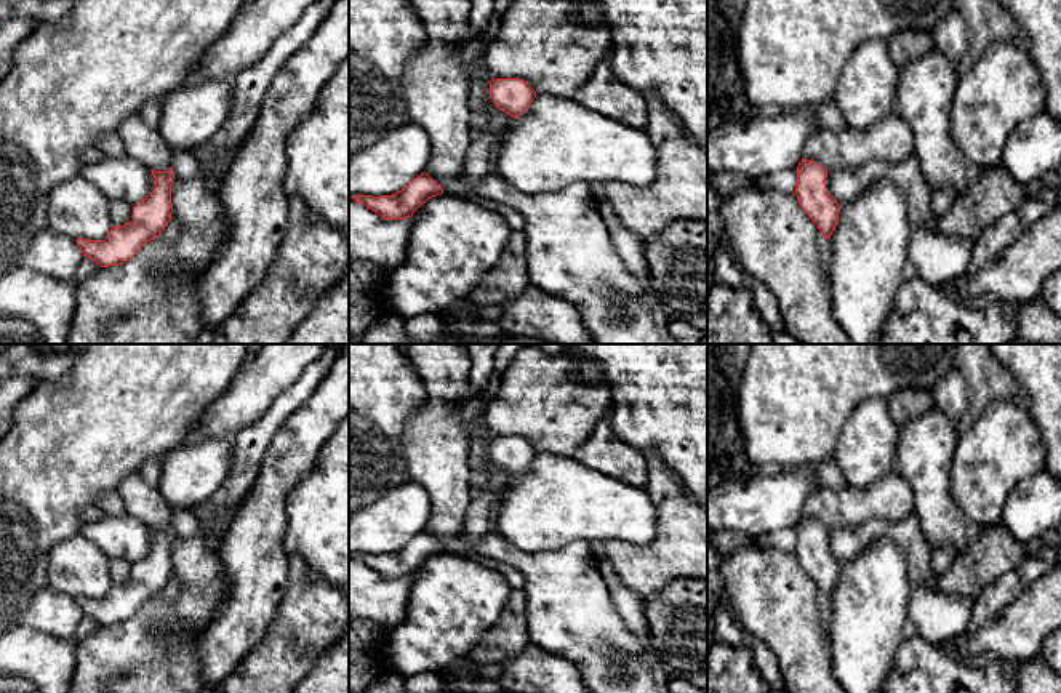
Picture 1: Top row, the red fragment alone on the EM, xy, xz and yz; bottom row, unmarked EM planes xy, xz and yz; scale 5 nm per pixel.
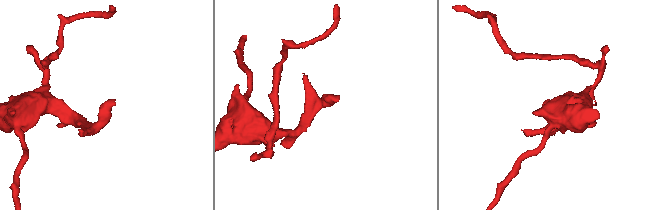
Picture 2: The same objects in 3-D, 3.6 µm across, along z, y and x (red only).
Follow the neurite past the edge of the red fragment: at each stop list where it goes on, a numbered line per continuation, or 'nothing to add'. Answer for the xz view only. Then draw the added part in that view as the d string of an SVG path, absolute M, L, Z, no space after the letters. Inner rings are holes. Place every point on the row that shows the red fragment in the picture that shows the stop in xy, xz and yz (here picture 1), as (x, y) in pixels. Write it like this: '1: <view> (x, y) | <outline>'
nothing to add

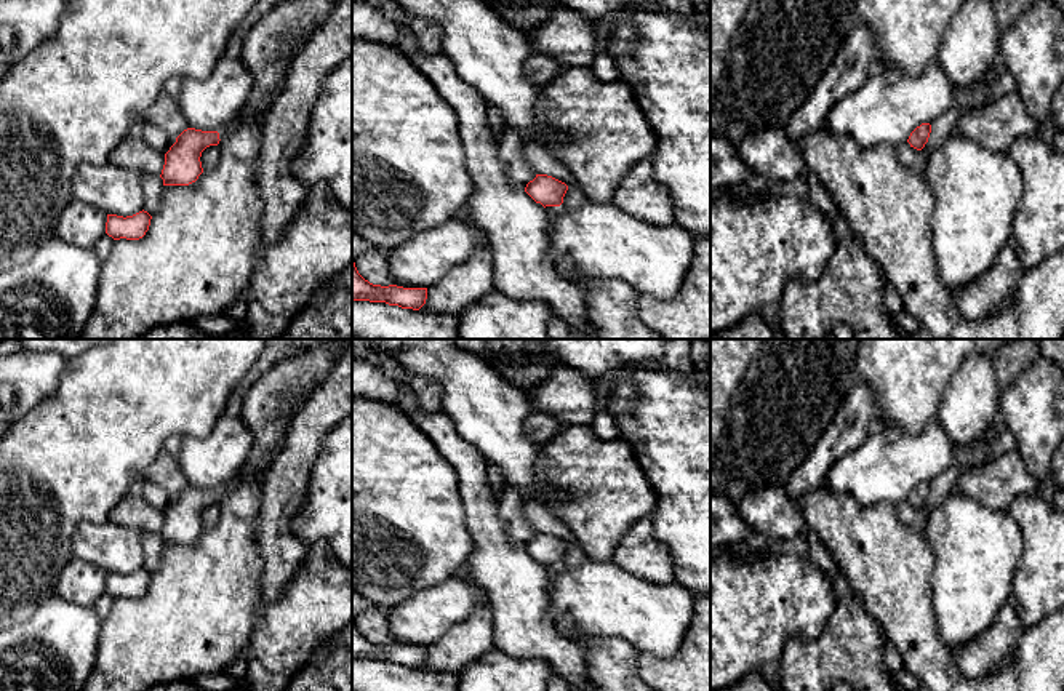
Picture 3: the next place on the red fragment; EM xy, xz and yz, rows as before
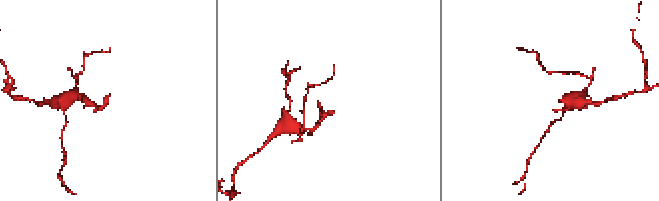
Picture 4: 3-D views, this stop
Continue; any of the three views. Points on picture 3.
1: xy (234, 125) | M242 112L238 115L238 118L232 123L229 123L226 128L219 130L219 139L222 141L226 136L229 136L230 133L234 133L238 128L238 123L242 120Z

